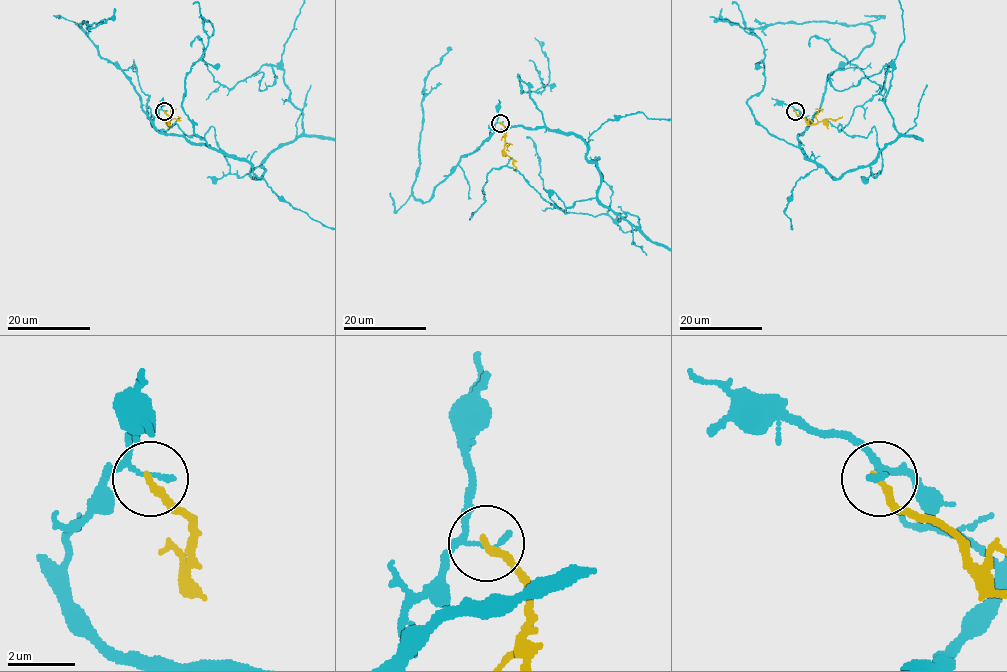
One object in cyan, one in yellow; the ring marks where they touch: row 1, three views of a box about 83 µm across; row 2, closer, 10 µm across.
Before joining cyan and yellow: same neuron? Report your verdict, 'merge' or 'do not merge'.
do not merge

